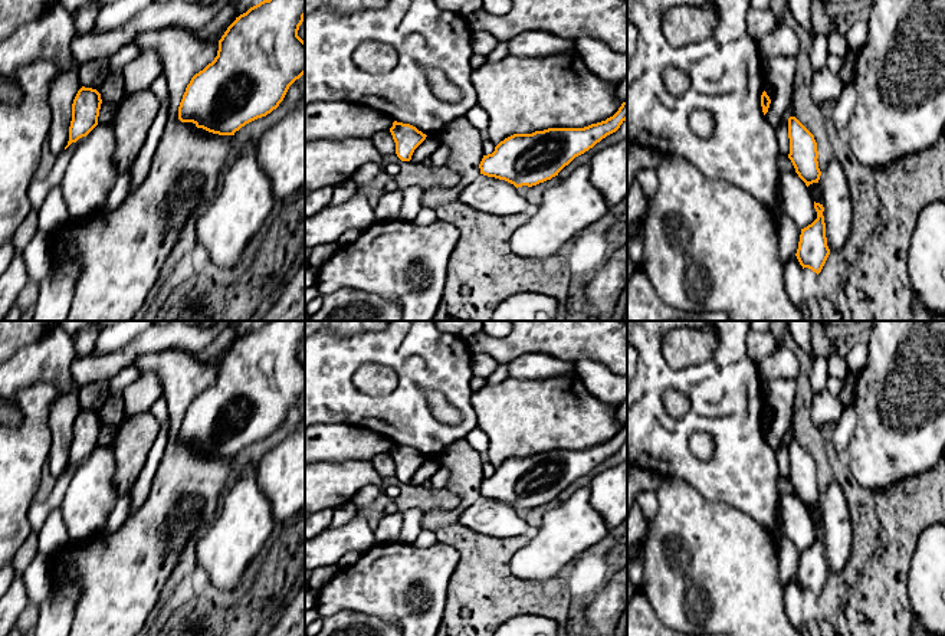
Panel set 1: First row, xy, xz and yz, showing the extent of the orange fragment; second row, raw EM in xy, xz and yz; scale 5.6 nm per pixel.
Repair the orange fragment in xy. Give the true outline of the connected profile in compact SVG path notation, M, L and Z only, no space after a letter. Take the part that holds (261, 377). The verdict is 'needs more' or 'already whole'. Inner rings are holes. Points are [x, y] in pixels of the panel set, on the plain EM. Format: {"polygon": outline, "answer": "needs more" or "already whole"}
{"polygon": "M268 321L236 340L219 363L217 378L196 396L178 429L178 442L219 458L234 458L246 446L279 429L289 409L305 396L305 364L298 358L305 340L305 321Z", "answer": "already whole"}

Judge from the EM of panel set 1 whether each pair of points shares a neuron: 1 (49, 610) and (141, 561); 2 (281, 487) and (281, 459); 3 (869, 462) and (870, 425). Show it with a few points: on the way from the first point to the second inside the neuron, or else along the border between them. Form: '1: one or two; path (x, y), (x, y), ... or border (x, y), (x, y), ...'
1: two; border (52, 583), (72, 583), (79, 590), (72, 620)
2: one; path (281, 479), (281, 466)
3: one; path (870, 453), (870, 433)

